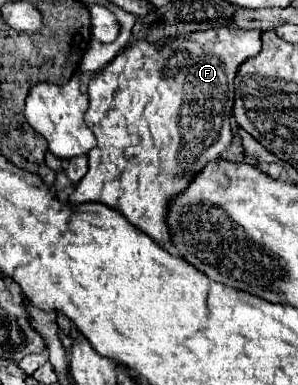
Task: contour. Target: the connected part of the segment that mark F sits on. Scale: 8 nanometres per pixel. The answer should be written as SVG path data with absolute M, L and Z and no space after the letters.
M221 27L193 31L187 37L177 37L165 43L149 43L141 39L127 45L89 81L89 109L85 113L85 123L97 137L97 145L87 153L89 171L77 183L69 201L73 205L85 201L105 203L123 213L161 247L169 243L169 229L165 225L167 201L179 195L207 161L217 159L229 147L233 139L229 119L235 95L235 71L245 59L259 53L259 37L261 31Z

